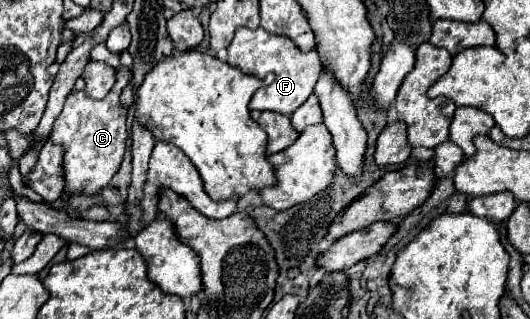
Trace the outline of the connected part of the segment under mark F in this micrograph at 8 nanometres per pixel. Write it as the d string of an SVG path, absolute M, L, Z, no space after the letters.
M237 28L235 38L227 50L229 50L229 60L227 60L229 66L237 66L245 74L257 76L263 82L249 102L251 110L293 114L313 94L313 86L317 84L321 70L319 54L315 50L301 52L287 36L275 36L263 28L257 30Z

